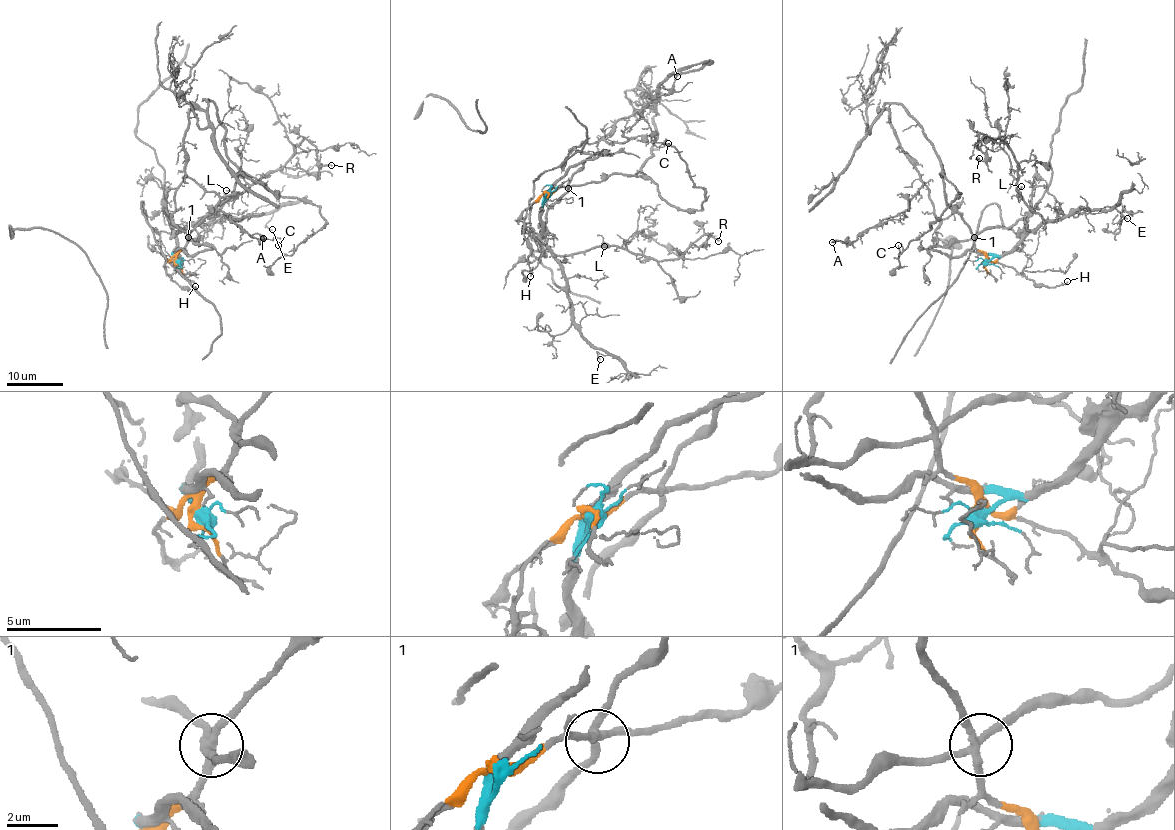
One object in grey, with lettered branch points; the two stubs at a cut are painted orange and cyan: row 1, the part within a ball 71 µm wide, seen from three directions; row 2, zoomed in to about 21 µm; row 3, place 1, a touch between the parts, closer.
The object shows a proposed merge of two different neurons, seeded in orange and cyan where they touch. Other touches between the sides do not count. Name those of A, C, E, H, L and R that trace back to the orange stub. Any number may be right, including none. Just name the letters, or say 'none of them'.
A, C, H

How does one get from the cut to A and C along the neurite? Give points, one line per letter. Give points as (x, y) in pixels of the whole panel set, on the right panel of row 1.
A: (986, 262), (902, 105), (879, 114), (923, 183), (901, 213), (831, 242)
C: (986, 262), (970, 228), (949, 207), (944, 175), (959, 195), (930, 229), (911, 240), (900, 255), (898, 245)

